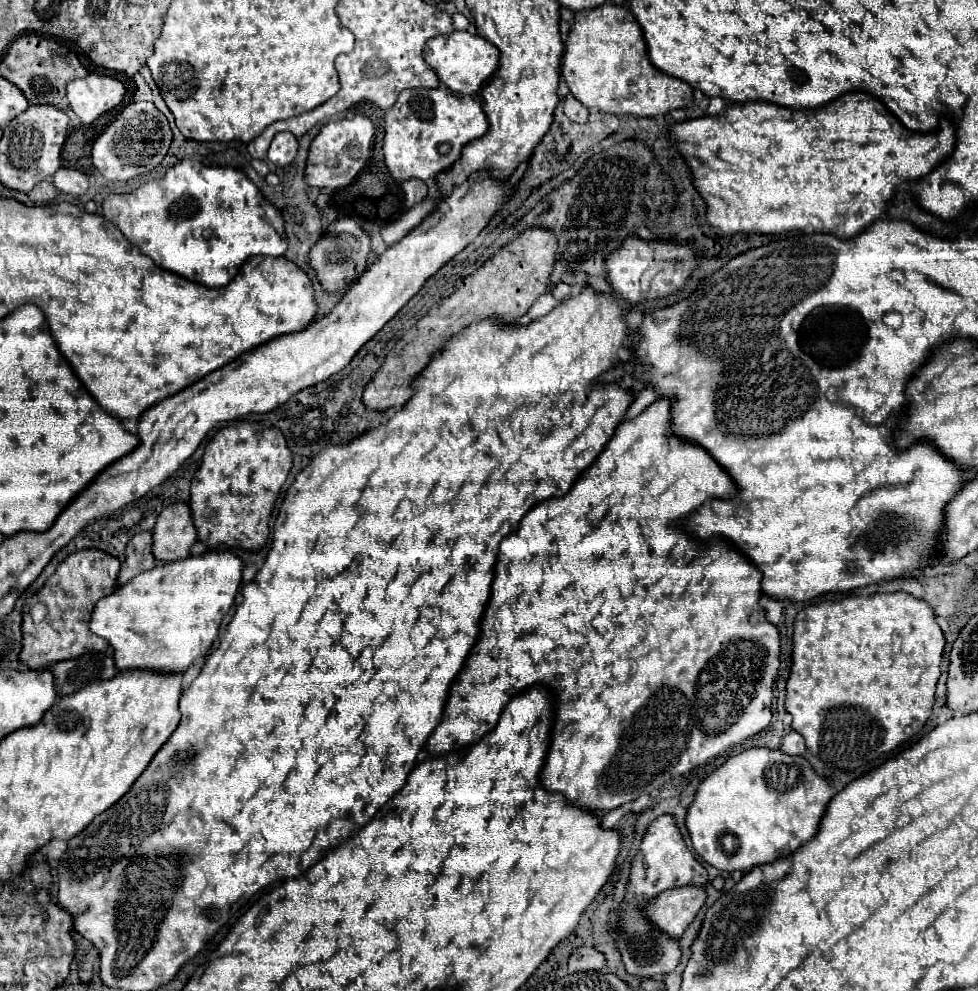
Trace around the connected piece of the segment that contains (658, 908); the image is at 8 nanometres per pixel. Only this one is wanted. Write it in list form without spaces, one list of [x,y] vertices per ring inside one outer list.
[[[681,887],[663,891],[655,899],[649,899],[643,905],[643,913],[657,931],[665,933],[671,939],[679,939],[703,903],[703,887]]]

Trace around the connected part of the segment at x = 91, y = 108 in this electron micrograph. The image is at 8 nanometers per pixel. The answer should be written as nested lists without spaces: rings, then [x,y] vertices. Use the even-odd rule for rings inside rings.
[[[89,73],[67,85],[69,105],[83,123],[91,123],[105,111],[117,107],[123,95],[125,87],[121,81],[99,73]]]

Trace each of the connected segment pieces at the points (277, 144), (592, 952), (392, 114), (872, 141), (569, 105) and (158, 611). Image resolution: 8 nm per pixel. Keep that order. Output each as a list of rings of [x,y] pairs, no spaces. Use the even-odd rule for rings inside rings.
[[[277,133],[275,137],[273,137],[273,141],[271,141],[271,147],[269,147],[269,161],[273,163],[273,165],[277,165],[277,167],[285,167],[285,165],[289,165],[293,159],[295,159],[295,155],[297,155],[297,139],[295,139],[295,135],[291,135],[291,133]]]
[[[591,945],[577,947],[569,957],[569,971],[581,971],[581,969],[603,969],[607,965],[607,959],[603,953],[599,953]]]
[[[447,87],[437,89],[405,89],[399,93],[395,105],[385,113],[385,137],[383,137],[383,155],[389,173],[397,181],[409,177],[425,181],[428,187],[426,200],[419,203],[419,208],[411,208],[391,222],[384,224],[380,234],[387,247],[399,242],[413,228],[435,209],[439,201],[435,189],[435,177],[447,169],[453,161],[459,159],[463,145],[481,137],[487,131],[489,123],[481,109],[481,103],[471,95],[457,95]],[[411,143],[415,143],[415,153],[411,153]]]
[[[853,91],[845,93],[833,101],[829,101],[823,107],[817,109],[791,109],[791,107],[781,107],[775,103],[767,101],[747,101],[747,103],[733,103],[727,107],[723,115],[703,115],[691,121],[683,121],[671,127],[677,139],[677,149],[689,163],[695,179],[695,187],[703,195],[707,203],[707,219],[711,225],[723,229],[725,233],[787,233],[787,231],[801,231],[805,227],[813,227],[817,233],[831,233],[839,239],[851,239],[859,233],[863,233],[875,219],[881,219],[887,213],[889,199],[895,193],[895,187],[903,181],[917,181],[933,171],[941,159],[951,155],[955,149],[955,125],[949,119],[939,119],[939,127],[929,133],[915,133],[907,129],[899,120],[883,109],[883,113],[877,113],[877,99],[869,97],[867,93]]]
[[[569,93],[565,97],[565,115],[573,121],[573,123],[585,123],[589,117],[589,109],[583,107],[579,101],[573,99],[573,95]]]
[[[205,551],[201,555],[189,555],[187,559],[177,559],[175,563],[161,563],[151,571],[139,573],[135,579],[119,587],[115,593],[107,595],[97,603],[91,615],[91,631],[107,639],[115,649],[115,667],[125,669],[149,669],[155,673],[183,673],[197,659],[205,659],[217,637],[217,629],[223,617],[231,611],[239,585],[241,585],[243,561],[233,551]]]

